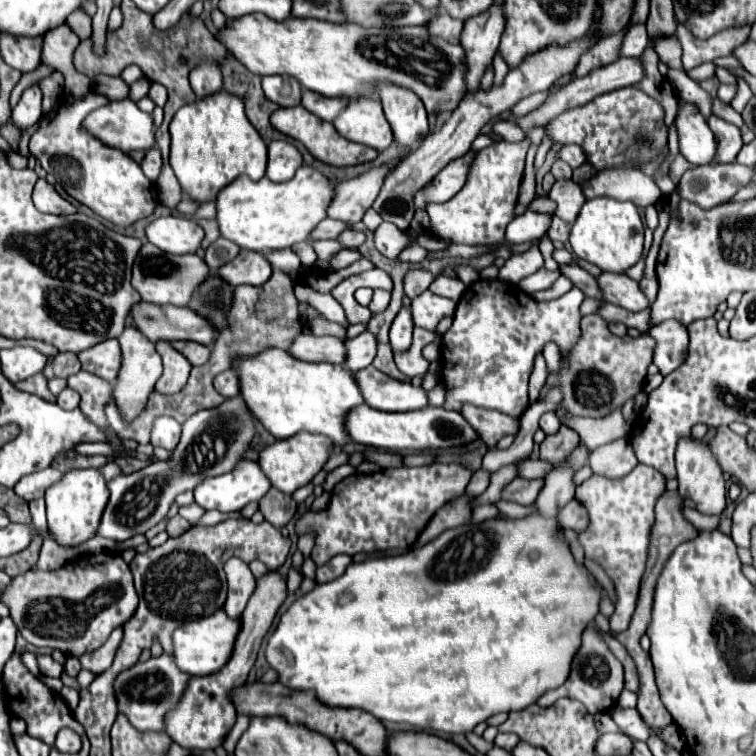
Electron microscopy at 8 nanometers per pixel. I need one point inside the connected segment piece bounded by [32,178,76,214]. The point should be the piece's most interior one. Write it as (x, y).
(46, 199)

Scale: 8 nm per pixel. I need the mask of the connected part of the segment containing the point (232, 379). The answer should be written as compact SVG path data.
M226 370L222 374L218 374L214 378L214 388L216 392L220 392L222 396L230 398L230 396L238 396L240 394L240 380L238 374L234 370Z

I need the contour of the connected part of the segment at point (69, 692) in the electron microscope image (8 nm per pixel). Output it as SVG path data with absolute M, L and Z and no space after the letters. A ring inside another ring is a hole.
M64 686L60 691L60 695L68 704L71 710L75 710L79 702L79 691L73 688Z

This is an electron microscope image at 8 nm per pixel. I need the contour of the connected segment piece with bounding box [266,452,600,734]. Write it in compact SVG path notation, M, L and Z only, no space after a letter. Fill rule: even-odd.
M566 454L564 462L556 466L548 476L546 484L540 490L536 500L538 514L512 520L512 518L492 518L480 524L464 524L458 528L450 528L442 532L434 542L428 542L422 548L416 548L404 556L388 556L388 558L370 558L360 564L350 564L346 572L326 584L316 584L310 592L292 602L292 606L280 616L280 622L274 634L268 638L266 660L272 670L278 672L278 682L290 690L312 690L316 700L328 708L360 708L378 720L388 722L404 722L414 726L416 730L426 732L446 732L446 734L464 734L474 730L476 724L488 720L498 712L522 710L538 700L538 696L554 686L560 686L570 672L570 662L574 650L578 650L578 638L586 624L594 620L600 602L600 590L594 586L590 574L584 566L578 566L570 554L570 548L554 538L558 528L556 512L574 498L574 476L578 468L572 468L570 454ZM348 592L352 600L348 604L340 604L338 596Z

